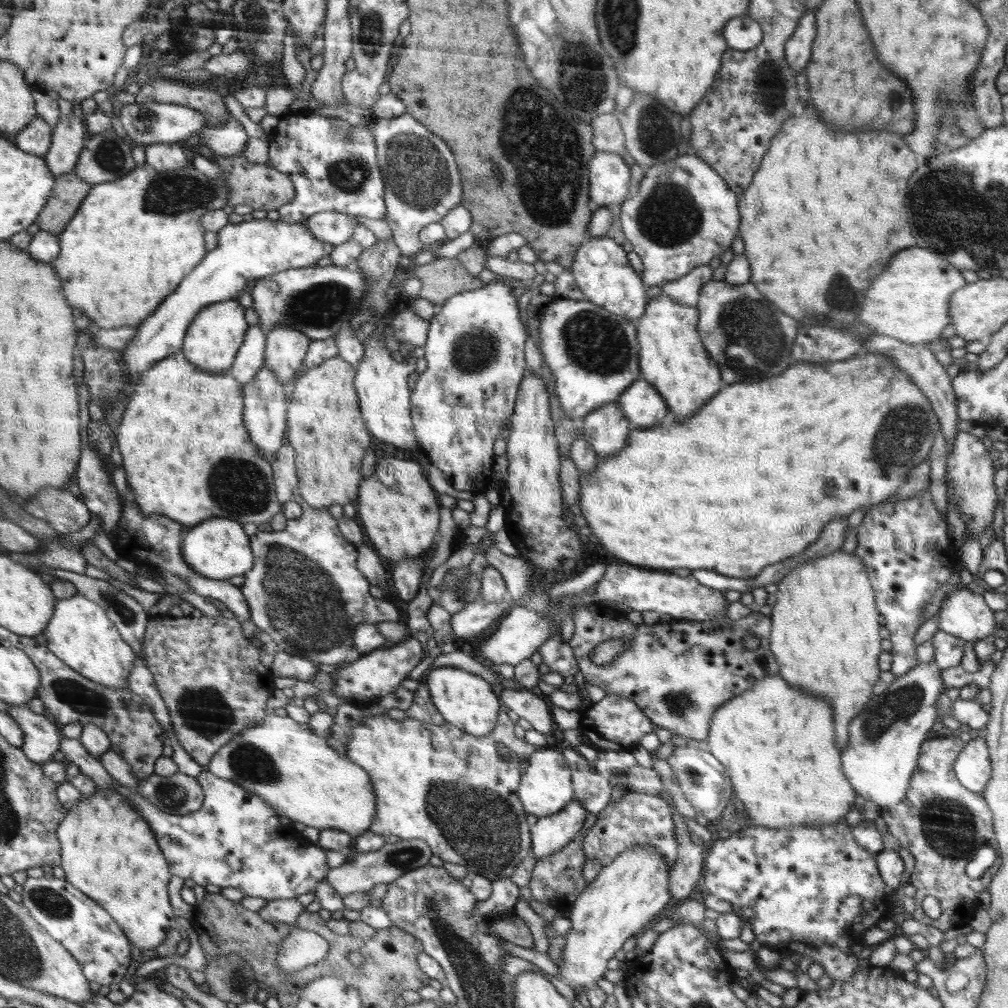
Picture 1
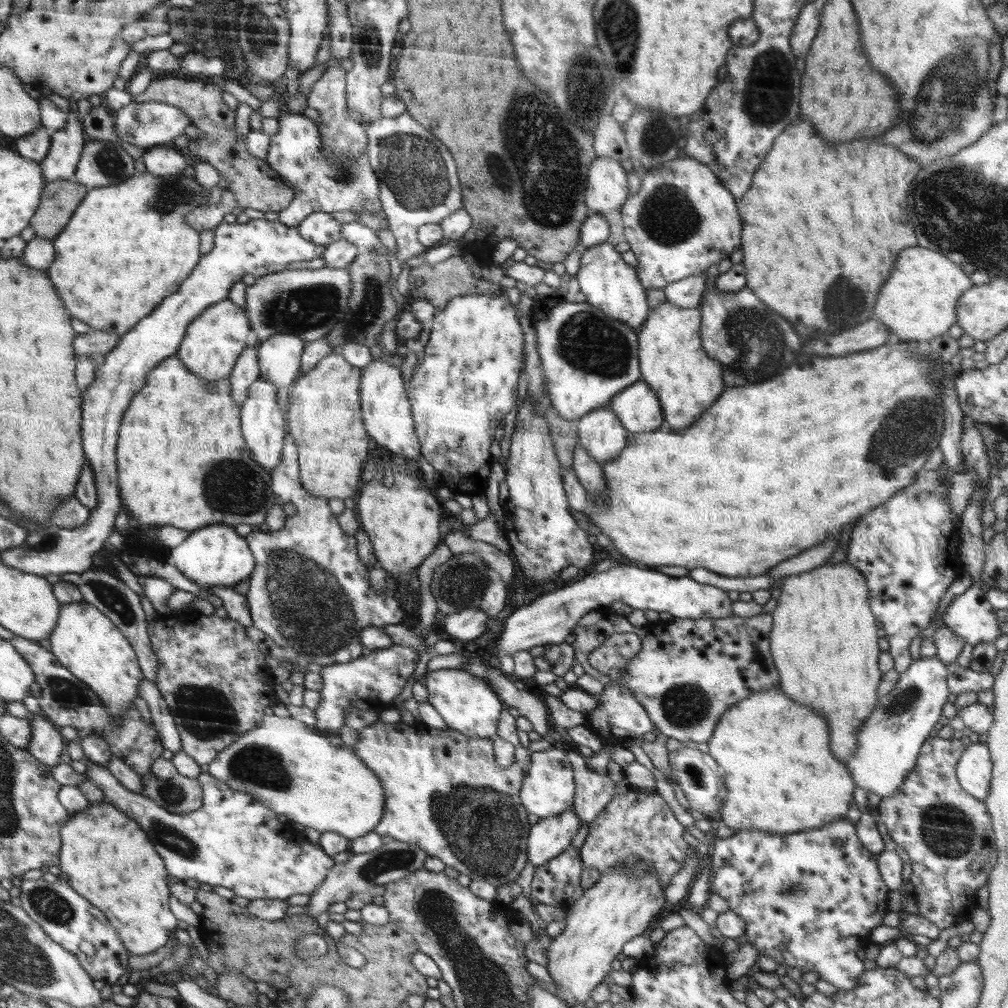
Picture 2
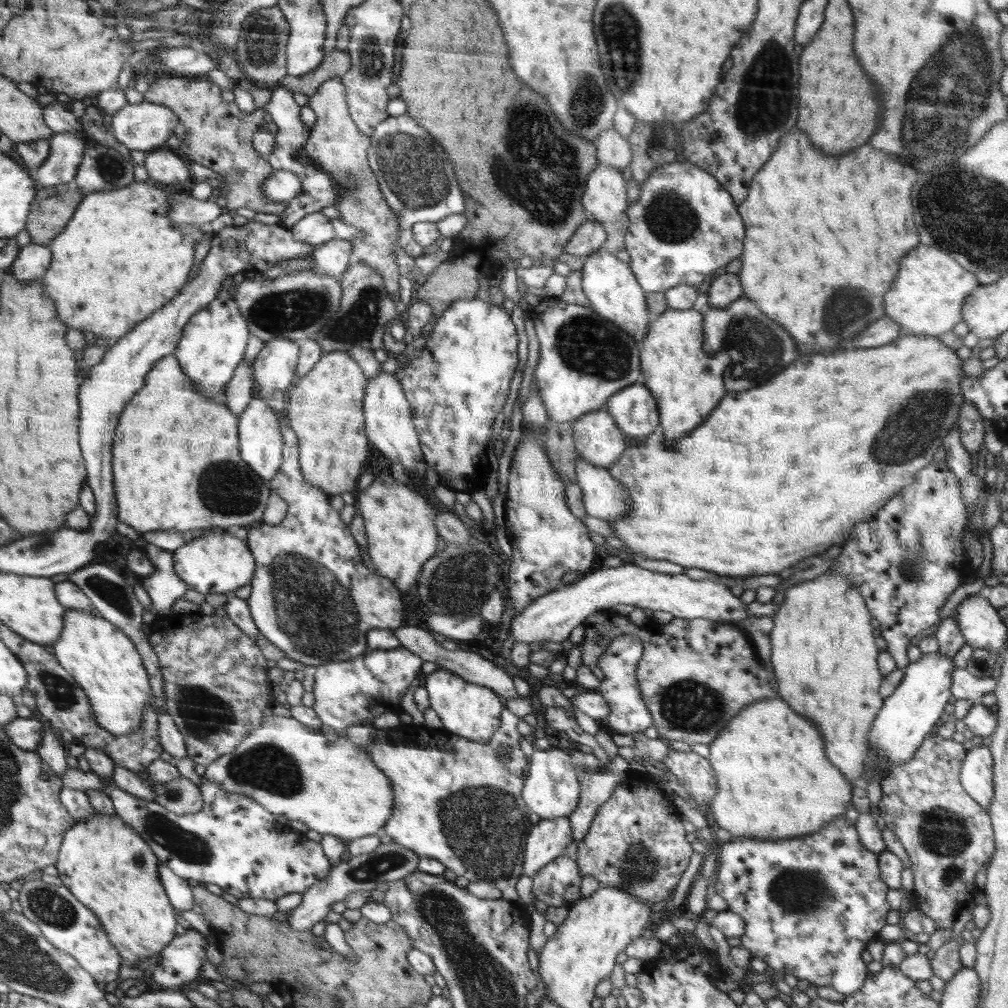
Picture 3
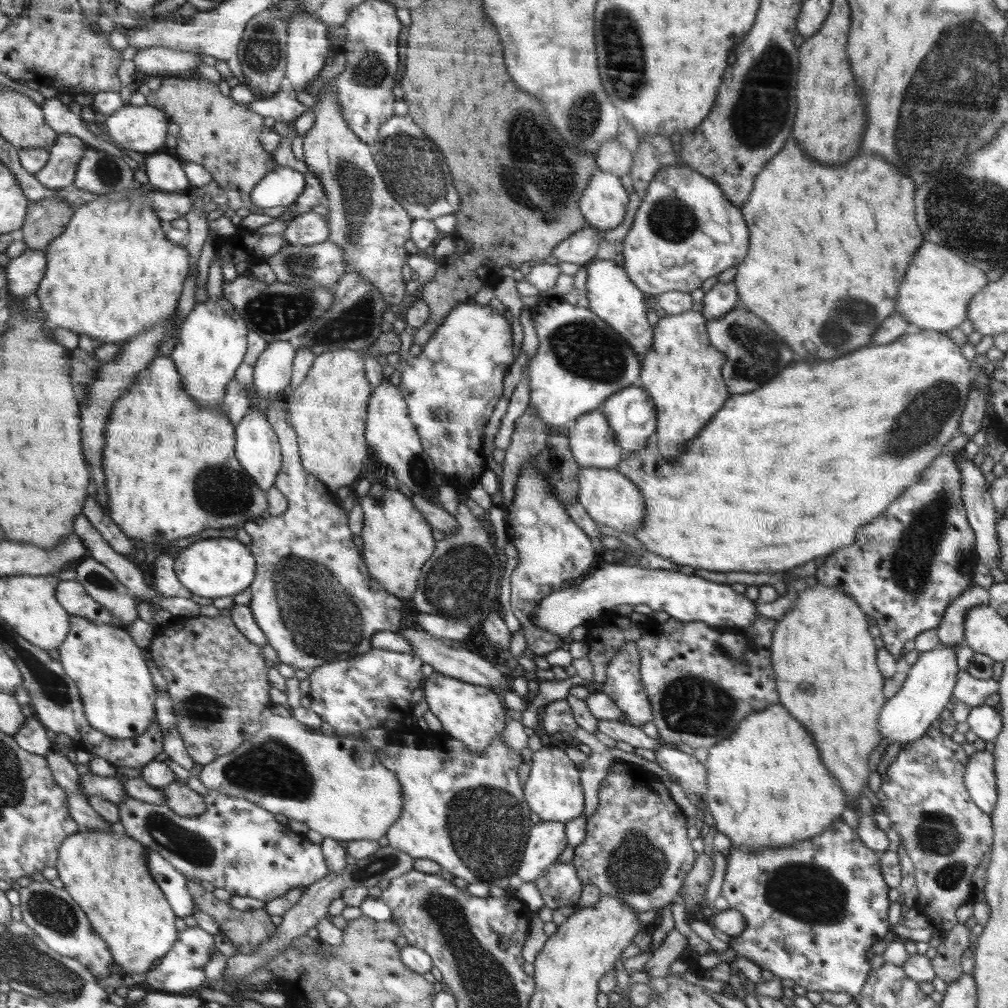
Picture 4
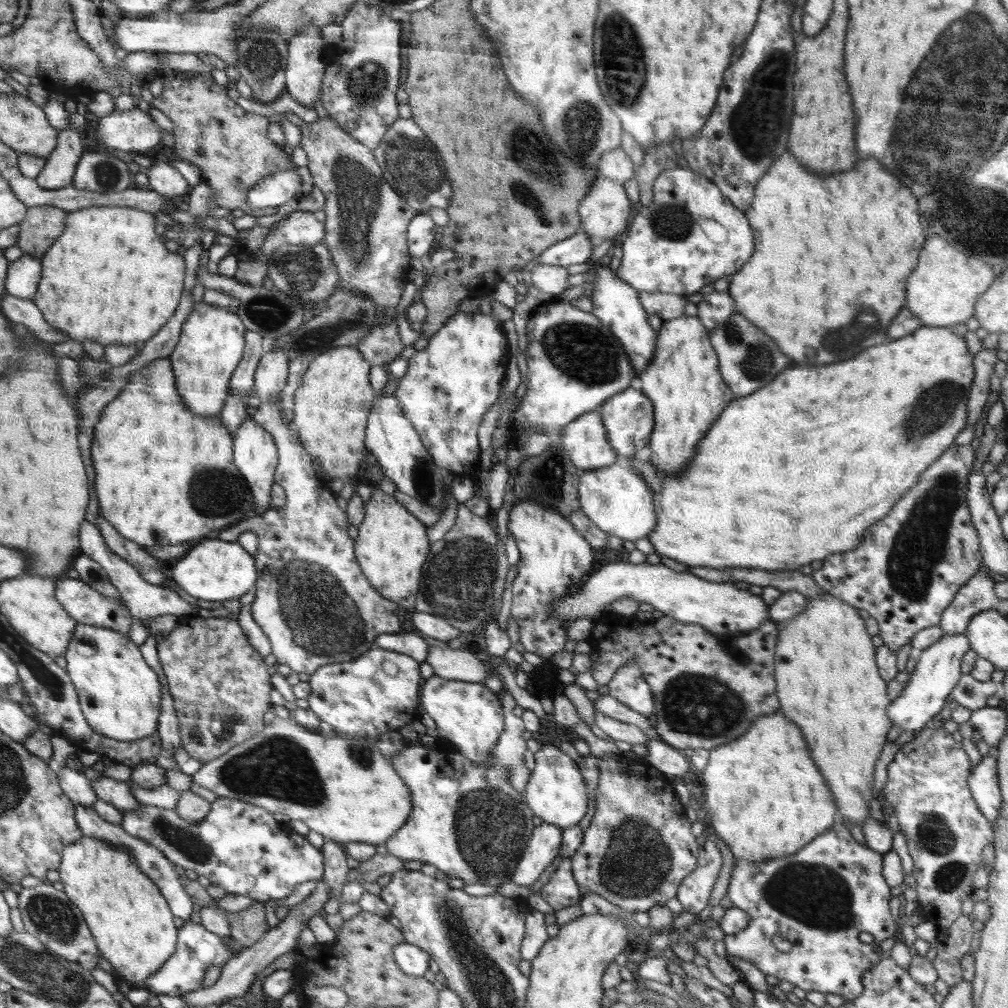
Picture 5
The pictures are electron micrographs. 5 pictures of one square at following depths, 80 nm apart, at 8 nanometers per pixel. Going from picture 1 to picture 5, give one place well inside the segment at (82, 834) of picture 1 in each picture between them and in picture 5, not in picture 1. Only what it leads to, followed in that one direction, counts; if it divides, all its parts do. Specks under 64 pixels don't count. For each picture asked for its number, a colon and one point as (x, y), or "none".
2: (106, 857)
3: (105, 863)
4: (107, 873)
5: (133, 919)

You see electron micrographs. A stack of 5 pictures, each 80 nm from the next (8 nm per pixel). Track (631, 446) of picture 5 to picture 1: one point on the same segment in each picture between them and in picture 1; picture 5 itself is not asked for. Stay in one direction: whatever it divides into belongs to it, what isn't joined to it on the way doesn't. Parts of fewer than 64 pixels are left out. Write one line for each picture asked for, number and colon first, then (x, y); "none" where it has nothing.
1: (644, 406)
2: (638, 407)
3: (636, 410)
4: (632, 414)

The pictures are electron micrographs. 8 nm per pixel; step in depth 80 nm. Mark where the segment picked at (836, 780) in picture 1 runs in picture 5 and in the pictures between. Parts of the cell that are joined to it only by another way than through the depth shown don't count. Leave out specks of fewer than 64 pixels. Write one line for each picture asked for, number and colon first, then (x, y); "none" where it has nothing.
2: (781, 777)
3: (774, 782)
4: (767, 789)
5: (766, 798)

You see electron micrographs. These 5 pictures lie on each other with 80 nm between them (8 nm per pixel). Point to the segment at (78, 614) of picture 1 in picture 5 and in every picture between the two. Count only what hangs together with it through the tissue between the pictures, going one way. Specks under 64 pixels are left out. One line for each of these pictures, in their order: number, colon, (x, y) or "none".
2: (85, 641)
3: (103, 660)
4: (118, 695)
5: (119, 694)

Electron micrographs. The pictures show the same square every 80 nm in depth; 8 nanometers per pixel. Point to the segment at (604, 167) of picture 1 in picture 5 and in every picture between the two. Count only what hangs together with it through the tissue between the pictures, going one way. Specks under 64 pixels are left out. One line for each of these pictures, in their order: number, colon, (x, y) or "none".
2: (607, 191)
3: (605, 196)
4: (604, 203)
5: (604, 212)

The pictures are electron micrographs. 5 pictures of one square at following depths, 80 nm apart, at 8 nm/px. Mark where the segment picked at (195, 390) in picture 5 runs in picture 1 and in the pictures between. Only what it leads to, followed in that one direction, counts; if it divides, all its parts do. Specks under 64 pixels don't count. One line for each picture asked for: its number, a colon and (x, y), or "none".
1: (216, 336)
2: (215, 340)
3: (213, 345)
4: (212, 342)

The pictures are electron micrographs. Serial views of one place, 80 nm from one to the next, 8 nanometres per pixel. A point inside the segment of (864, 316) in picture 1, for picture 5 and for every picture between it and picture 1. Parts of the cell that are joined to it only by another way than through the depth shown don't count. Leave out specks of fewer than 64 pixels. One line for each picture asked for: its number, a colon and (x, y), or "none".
2: (918, 303)
3: (926, 300)
4: (934, 295)
5: (942, 291)

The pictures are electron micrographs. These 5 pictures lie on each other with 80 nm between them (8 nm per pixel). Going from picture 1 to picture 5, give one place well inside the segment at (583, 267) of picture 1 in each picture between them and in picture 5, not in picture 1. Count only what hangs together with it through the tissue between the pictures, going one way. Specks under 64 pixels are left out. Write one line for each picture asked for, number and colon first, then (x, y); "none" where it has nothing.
2: (609, 283)
3: (613, 291)
4: (613, 297)
5: (616, 303)

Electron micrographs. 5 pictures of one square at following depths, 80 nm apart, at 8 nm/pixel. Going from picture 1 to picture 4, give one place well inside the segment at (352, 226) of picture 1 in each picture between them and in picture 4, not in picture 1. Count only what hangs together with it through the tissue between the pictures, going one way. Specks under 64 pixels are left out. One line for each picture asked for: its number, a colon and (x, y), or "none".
2: (320, 227)
3: (315, 229)
4: (306, 229)

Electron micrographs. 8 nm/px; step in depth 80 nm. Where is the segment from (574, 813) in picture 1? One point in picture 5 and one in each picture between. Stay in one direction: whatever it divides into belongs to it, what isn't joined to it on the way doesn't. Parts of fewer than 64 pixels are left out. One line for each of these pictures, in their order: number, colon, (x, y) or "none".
2: (549, 838)
3: (549, 838)
4: (548, 839)
5: (547, 843)

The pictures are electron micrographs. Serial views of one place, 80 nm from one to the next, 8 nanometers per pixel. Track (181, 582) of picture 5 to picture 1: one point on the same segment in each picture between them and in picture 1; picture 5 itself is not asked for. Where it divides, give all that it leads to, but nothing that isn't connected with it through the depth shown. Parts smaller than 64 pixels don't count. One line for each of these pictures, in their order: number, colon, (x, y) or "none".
1: (218, 548)
2: (215, 556)
3: (215, 563)
4: (213, 567)

